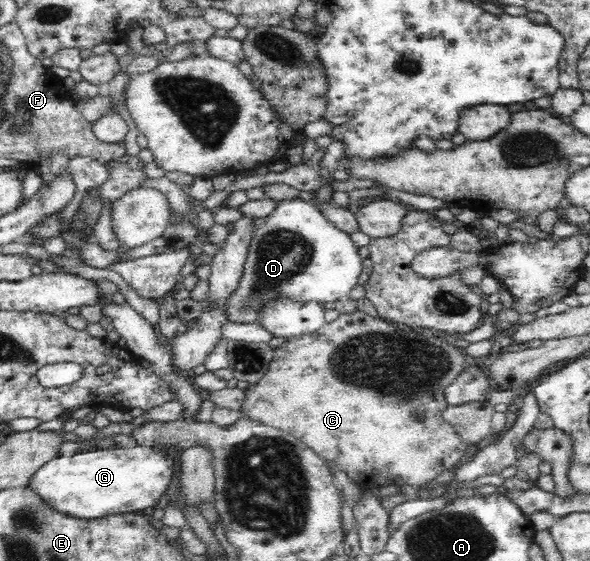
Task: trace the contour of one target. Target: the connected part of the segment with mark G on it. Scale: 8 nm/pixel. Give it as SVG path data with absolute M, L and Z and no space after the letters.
M137 445L130 448L116 446L106 450L89 447L69 457L58 455L33 473L28 487L57 512L81 520L93 520L112 514L142 512L143 509L156 506L156 501L168 489L172 476L175 475L173 460L161 448Z

